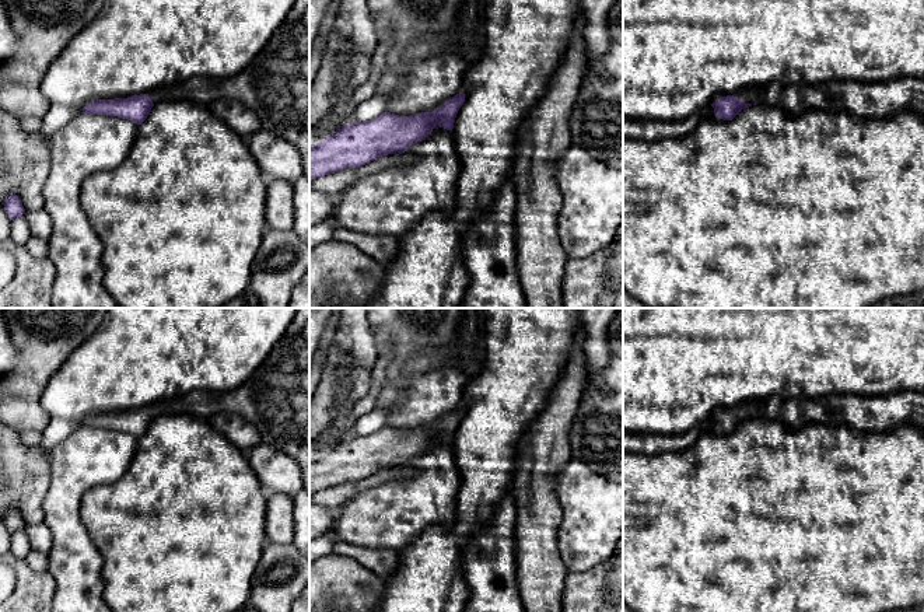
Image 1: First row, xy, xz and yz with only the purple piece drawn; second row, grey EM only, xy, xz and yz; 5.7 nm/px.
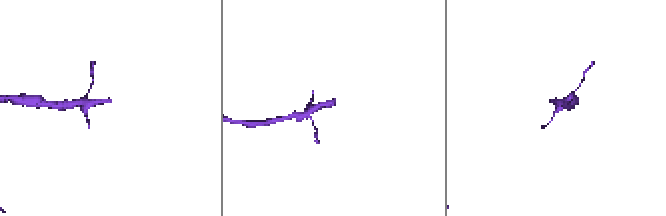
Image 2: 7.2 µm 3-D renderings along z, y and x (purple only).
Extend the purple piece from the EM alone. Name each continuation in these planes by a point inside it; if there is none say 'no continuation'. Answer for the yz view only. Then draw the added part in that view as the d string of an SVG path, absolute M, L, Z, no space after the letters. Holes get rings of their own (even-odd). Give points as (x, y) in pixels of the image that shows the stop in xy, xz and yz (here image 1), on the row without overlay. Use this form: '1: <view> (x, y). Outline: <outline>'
1: yz (752, 408). Outline: M748 401L732 409L741 412L745 417L753 419L755 416L764 416L766 405L764 401Z

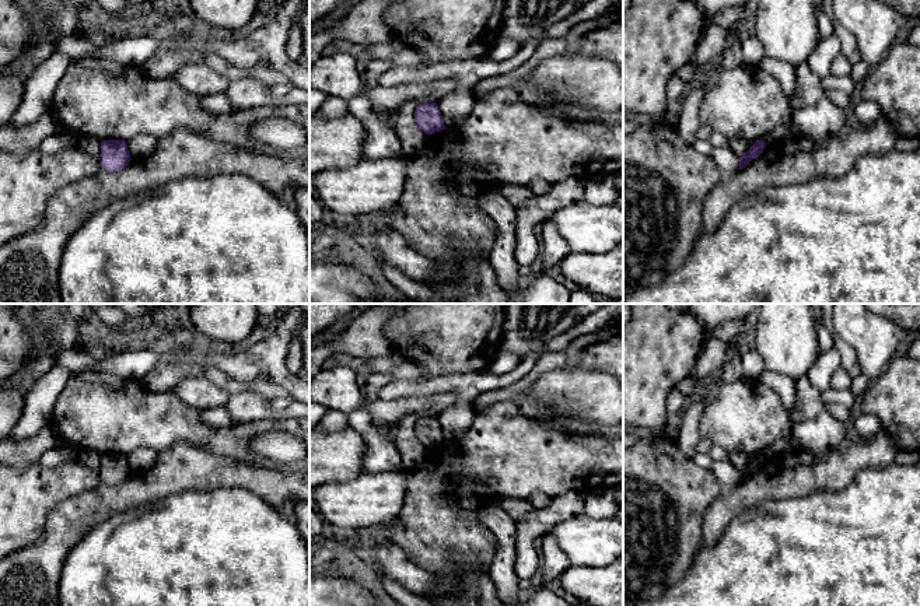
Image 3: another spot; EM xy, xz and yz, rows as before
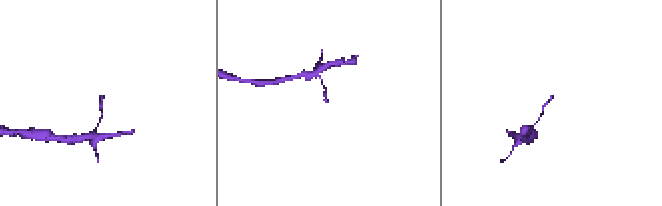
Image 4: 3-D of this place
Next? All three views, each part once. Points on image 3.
no continuation

